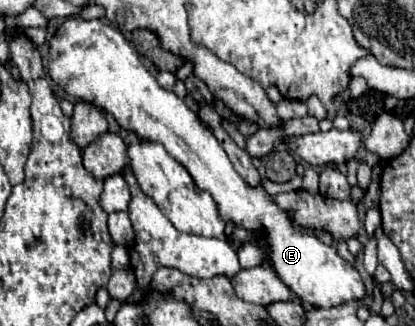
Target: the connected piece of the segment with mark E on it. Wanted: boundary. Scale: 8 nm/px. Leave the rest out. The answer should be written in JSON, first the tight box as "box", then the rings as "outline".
{"box":[48,16,366,308],"outline":[[[70,16],[50,40],[48,62],[50,78],[70,96],[108,110],[122,128],[136,132],[140,138],[160,142],[184,164],[194,182],[214,196],[226,222],[244,226],[252,234],[266,230],[270,266],[296,298],[318,308],[332,308],[352,298],[364,298],[366,290],[356,268],[342,260],[334,246],[322,244],[312,234],[302,234],[262,186],[250,188],[234,170],[212,132],[196,120],[198,116],[174,92],[158,86],[156,78],[140,62],[134,46],[112,24]]]}

